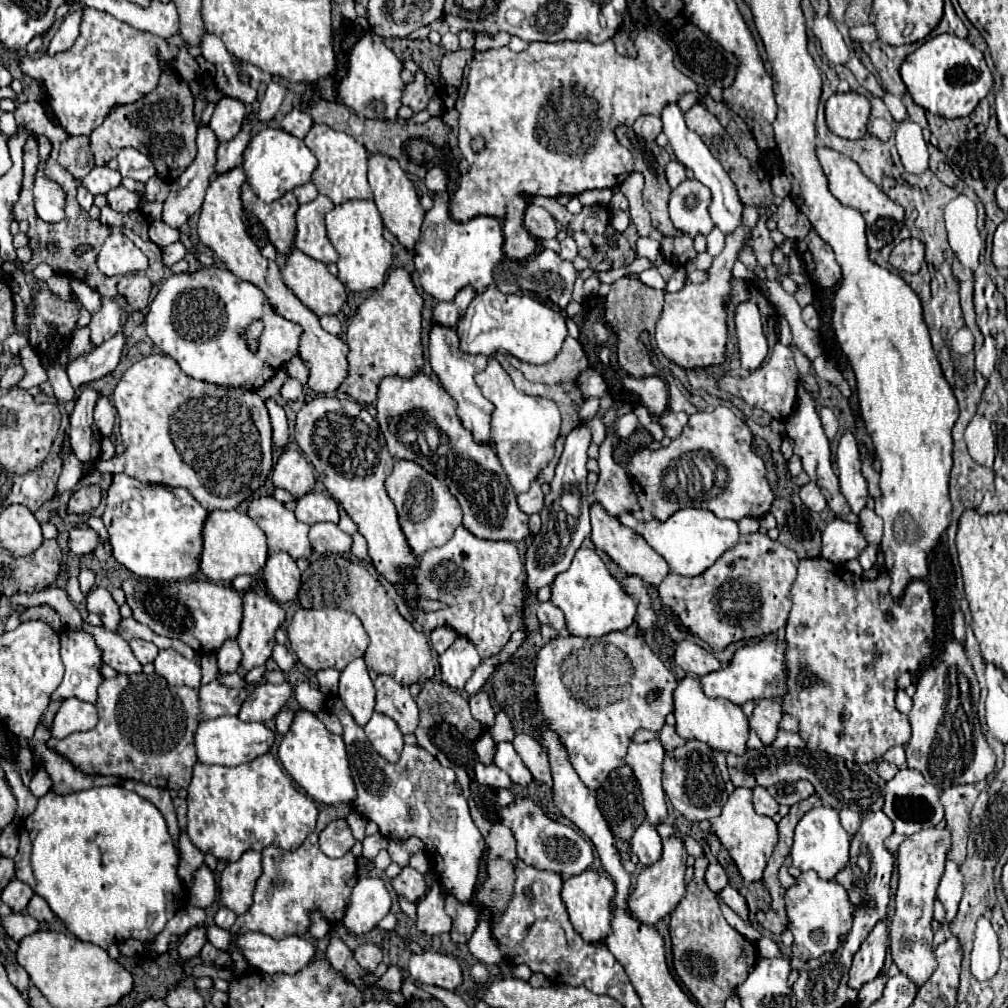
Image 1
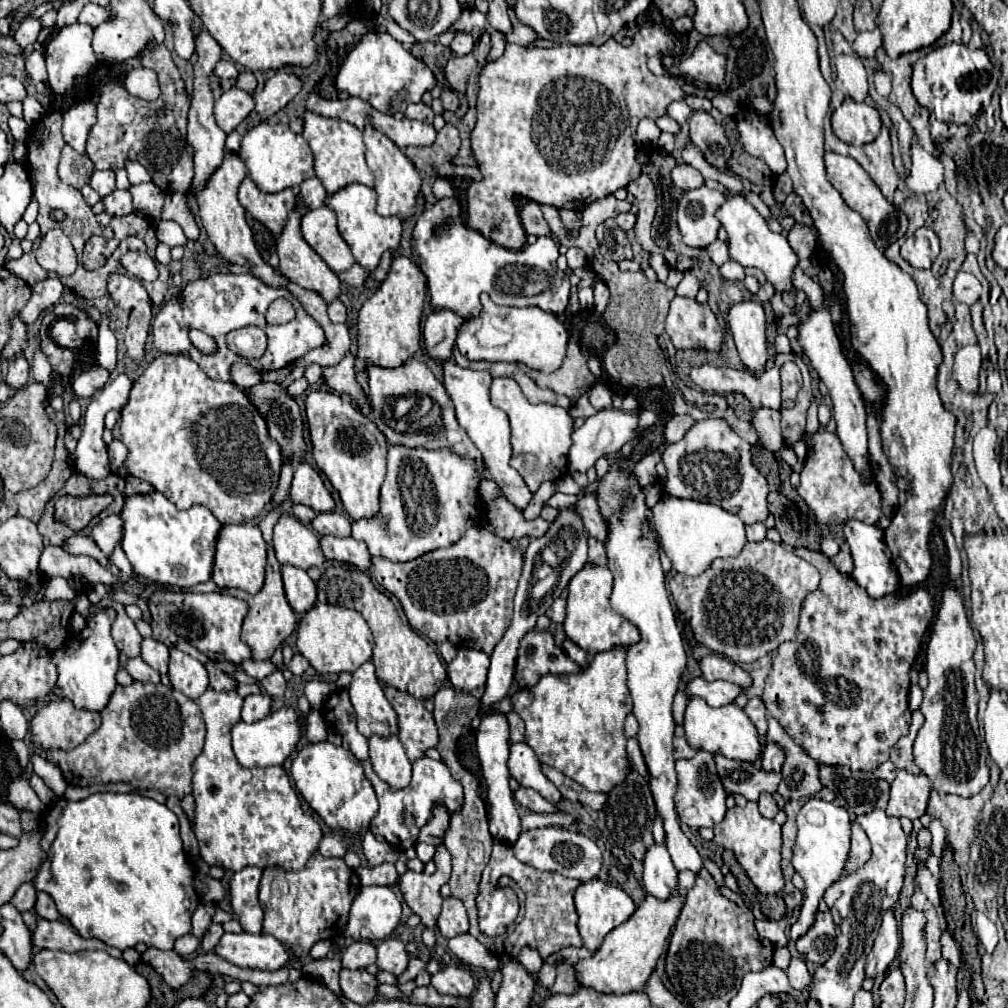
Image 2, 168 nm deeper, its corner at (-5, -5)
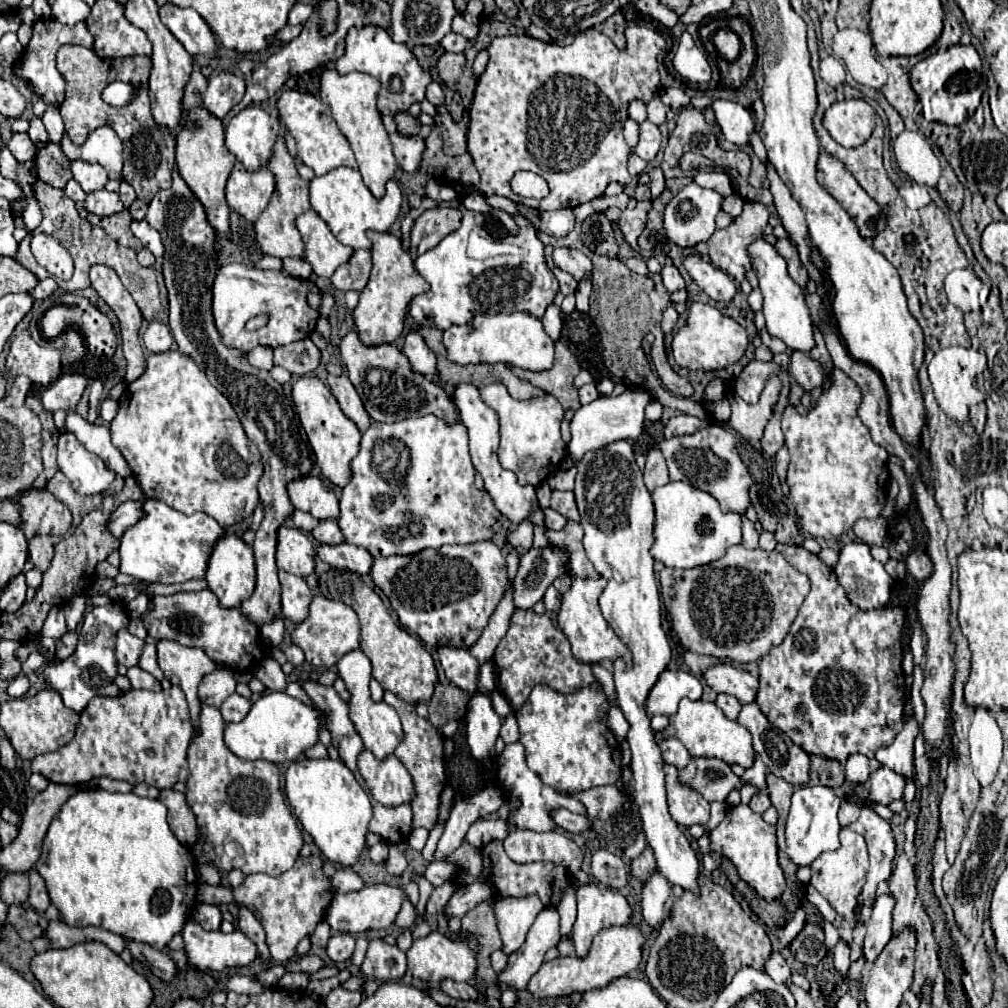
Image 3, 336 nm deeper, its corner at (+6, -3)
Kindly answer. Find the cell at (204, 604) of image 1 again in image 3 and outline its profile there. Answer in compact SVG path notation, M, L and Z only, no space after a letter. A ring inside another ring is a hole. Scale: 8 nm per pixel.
M213 591L199 593L175 593L167 597L151 597L151 607L143 615L145 629L153 639L171 639L185 647L201 647L207 657L225 667L239 671L251 671L257 661L263 659L263 643L259 629L241 615L239 609L225 609Z

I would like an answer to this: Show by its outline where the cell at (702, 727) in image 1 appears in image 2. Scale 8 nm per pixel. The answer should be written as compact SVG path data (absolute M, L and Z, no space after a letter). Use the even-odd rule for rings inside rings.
M692 697L688 701L686 715L684 715L684 737L690 743L690 747L704 749L712 755L724 755L728 759L754 763L762 753L762 743L754 723L750 723L750 719L746 719L746 713L732 703L714 709L704 699Z

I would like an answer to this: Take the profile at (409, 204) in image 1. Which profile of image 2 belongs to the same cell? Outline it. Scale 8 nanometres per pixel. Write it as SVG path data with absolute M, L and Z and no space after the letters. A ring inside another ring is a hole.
M372 125L364 127L364 143L366 143L366 163L374 173L374 191L378 195L378 215L398 215L400 219L408 219L414 213L416 195L420 191L420 175L412 161L396 147L392 139L388 139L382 131Z

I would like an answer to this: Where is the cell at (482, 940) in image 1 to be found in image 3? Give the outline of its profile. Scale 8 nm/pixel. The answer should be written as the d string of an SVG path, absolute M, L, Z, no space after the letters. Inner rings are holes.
M543 909L529 929L525 945L509 955L507 969L497 973L497 985L501 991L523 991L529 979L539 971L547 949L559 943L559 913L555 909Z

